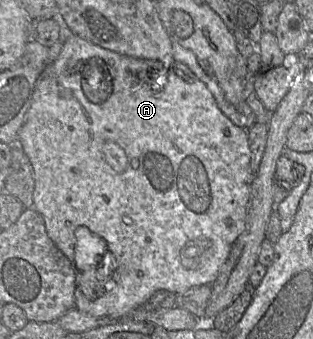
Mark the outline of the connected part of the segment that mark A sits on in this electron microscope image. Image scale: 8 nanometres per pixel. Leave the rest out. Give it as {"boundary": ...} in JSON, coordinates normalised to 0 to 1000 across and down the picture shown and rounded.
{"boundary":[[[227,103],[217,109],[198,139],[198,147],[182,168],[182,174],[147,195],[134,218],[125,224],[112,265],[105,274],[102,304],[86,327],[73,369],[58,395],[58,416],[70,431],[80,454],[96,472],[96,481],[105,496],[105,525],[109,525],[109,563],[105,563],[105,611],[141,646],[147,684],[157,702],[169,711],[169,717],[182,726],[182,732],[224,767],[224,773],[236,785],[236,740],[240,740],[240,676],[252,667],[272,667],[297,687],[319,696],[339,714],[339,746],[329,758],[329,773],[355,770],[355,779],[371,785],[371,796],[358,805],[358,823],[348,835],[332,838],[335,850],[329,850],[326,820],[319,805],[329,799],[319,794],[319,779],[310,785],[307,802],[307,841],[304,841],[304,861],[310,861],[310,876],[300,882],[288,882],[278,876],[256,850],[259,841],[259,817],[265,808],[243,796],[243,853],[236,864],[240,876],[240,909],[252,917],[268,920],[297,935],[345,935],[358,941],[383,941],[387,935],[406,929],[409,923],[447,909],[463,906],[460,897],[473,888],[473,882],[486,873],[486,867],[505,855],[530,855],[540,861],[553,861],[559,867],[581,864],[601,855],[610,847],[639,844],[639,841],[677,841],[677,835],[696,817],[696,808],[722,773],[741,723],[757,705],[757,699],[776,684],[783,676],[789,622],[796,611],[796,593],[802,578],[802,546],[815,519],[815,510],[802,499],[799,490],[799,469],[802,469],[802,445],[796,437],[796,416],[792,416],[792,395],[783,378],[757,375],[748,369],[738,354],[722,345],[709,327],[696,319],[687,289],[665,265],[658,251],[645,245],[620,215],[585,186],[578,183],[553,183],[543,198],[530,198],[514,180],[508,177],[473,177],[473,174],[444,174],[428,171],[403,162],[390,162],[355,147],[332,145],[319,136],[300,133],[262,112],[252,112],[240,103]]]}

